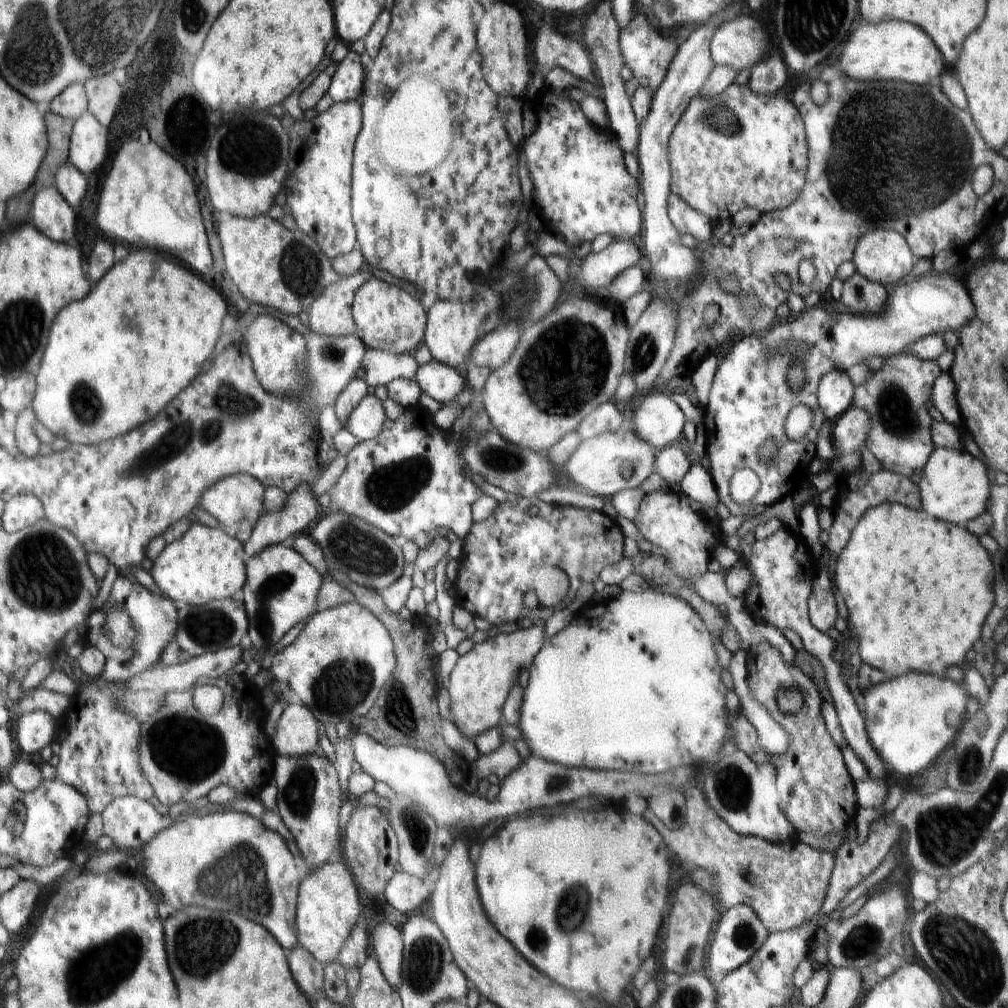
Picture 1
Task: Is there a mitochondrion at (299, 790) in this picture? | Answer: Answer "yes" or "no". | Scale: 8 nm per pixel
yes

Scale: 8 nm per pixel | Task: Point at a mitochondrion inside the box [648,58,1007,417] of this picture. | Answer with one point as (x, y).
(917, 148)

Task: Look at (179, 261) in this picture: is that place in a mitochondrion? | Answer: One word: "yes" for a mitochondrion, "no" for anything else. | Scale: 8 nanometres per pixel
no

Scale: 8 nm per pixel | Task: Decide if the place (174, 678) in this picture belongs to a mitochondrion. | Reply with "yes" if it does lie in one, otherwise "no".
no

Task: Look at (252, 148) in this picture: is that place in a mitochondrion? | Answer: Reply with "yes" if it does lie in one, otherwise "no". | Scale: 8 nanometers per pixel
yes

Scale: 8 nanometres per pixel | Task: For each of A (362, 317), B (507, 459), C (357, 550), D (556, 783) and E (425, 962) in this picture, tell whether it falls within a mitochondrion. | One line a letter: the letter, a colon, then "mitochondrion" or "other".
A: other
B: mitochondrion
C: mitochondrion
D: mitochondrion
E: mitochondrion

